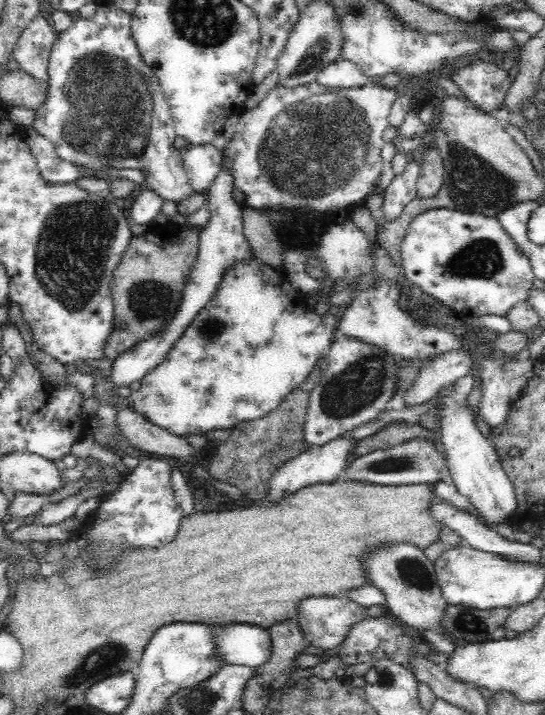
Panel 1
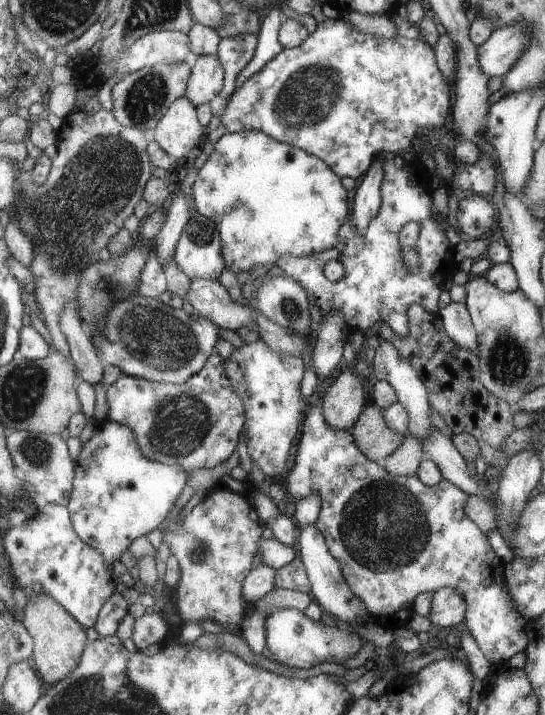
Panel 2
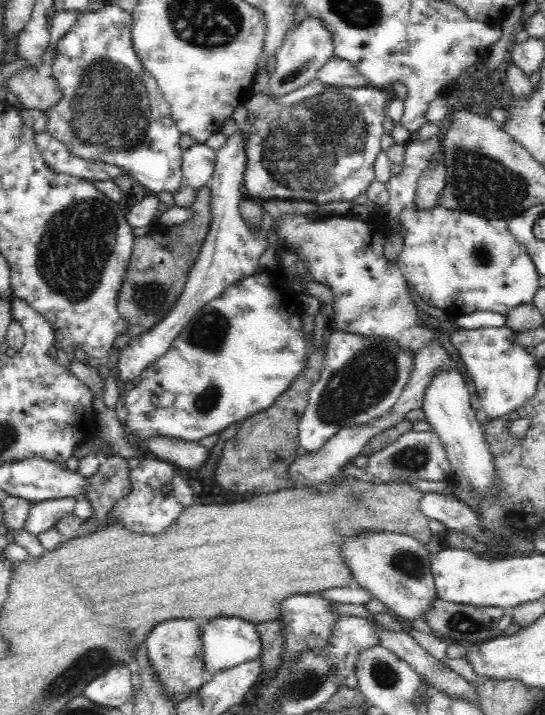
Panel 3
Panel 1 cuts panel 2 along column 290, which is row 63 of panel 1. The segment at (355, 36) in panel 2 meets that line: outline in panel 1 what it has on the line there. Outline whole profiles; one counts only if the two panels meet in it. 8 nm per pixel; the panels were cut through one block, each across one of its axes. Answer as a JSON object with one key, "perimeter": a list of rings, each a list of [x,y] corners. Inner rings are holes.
{"perimeter":[[[104,3],[101,4],[97,11],[95,12],[95,15],[93,17],[90,17],[88,19],[84,19],[83,17],[80,17],[79,20],[76,20],[71,25],[64,27],[62,29],[59,29],[58,33],[55,35],[54,43],[51,49],[51,54],[49,58],[49,64],[47,66],[47,76],[49,79],[46,81],[48,82],[48,98],[46,98],[46,102],[42,103],[40,105],[40,108],[36,111],[36,116],[34,116],[34,124],[32,124],[32,128],[35,129],[40,135],[43,135],[46,137],[53,145],[56,151],[56,154],[62,159],[67,160],[68,162],[72,162],[73,164],[83,166],[83,168],[93,168],[93,170],[106,170],[106,168],[115,168],[116,170],[126,170],[126,169],[140,169],[140,171],[144,171],[144,188],[150,189],[153,192],[156,192],[159,194],[162,198],[170,198],[172,202],[180,202],[182,198],[186,198],[190,196],[190,191],[194,192],[190,189],[188,175],[185,174],[184,168],[183,168],[183,160],[184,160],[184,152],[178,151],[176,149],[176,144],[174,144],[174,139],[177,137],[176,130],[174,127],[174,122],[171,116],[171,109],[168,103],[166,103],[166,98],[164,98],[164,94],[161,88],[161,85],[159,84],[159,79],[156,77],[155,72],[153,71],[153,68],[149,68],[144,63],[144,60],[142,59],[142,56],[139,54],[139,49],[137,48],[137,43],[134,41],[131,31],[131,20],[132,15],[122,9],[118,9],[114,6],[114,4],[111,3]]]}

